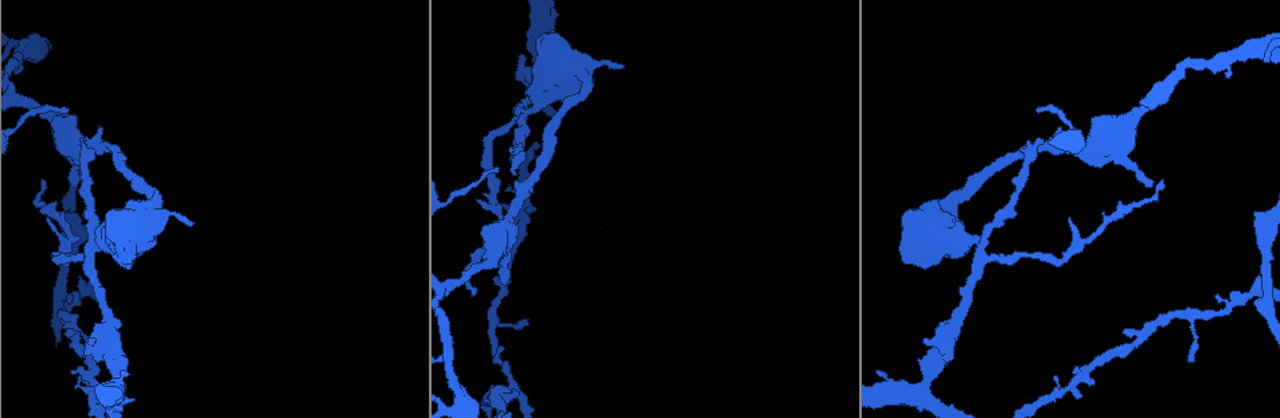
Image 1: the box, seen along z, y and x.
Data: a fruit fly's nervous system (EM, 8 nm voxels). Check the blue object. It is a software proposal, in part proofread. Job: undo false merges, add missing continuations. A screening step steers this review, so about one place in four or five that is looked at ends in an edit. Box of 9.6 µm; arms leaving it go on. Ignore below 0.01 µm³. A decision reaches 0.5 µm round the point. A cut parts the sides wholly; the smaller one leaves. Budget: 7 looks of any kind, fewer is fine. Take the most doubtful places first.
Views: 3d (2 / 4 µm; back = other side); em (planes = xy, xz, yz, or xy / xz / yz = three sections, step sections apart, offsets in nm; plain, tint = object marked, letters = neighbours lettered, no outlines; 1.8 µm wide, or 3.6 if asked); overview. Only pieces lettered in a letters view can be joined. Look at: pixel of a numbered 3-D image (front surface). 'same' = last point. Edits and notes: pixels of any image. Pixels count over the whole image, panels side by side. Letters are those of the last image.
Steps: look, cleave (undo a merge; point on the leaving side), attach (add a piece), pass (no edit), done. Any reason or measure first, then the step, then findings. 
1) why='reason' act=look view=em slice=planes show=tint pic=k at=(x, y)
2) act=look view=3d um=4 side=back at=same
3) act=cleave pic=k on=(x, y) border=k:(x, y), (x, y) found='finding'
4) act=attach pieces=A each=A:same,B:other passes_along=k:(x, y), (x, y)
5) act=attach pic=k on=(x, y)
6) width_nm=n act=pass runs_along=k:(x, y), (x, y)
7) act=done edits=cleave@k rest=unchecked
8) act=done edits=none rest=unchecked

why='four or more arms meet' act=look view=3d um=2 pic=1 at=(520, 111)

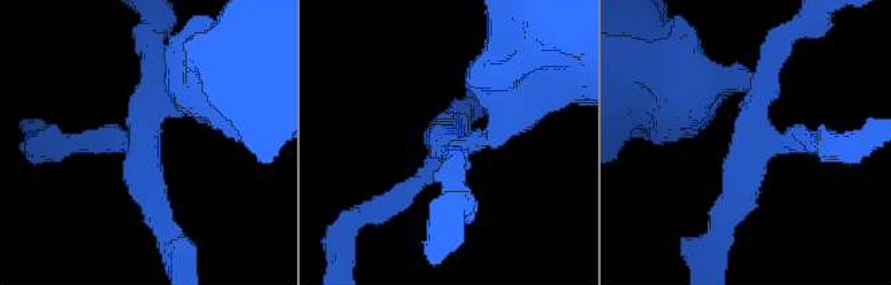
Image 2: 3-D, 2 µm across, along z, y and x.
why='shape alone is not enough' act=look view=em slice=xy step=4 show=tint pic=2 at=(442, 150)

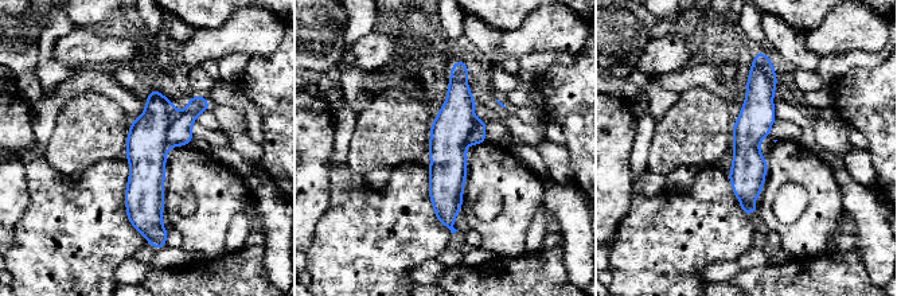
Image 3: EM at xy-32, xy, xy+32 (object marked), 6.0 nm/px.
act=look view=em slice=planes show=letters at=same

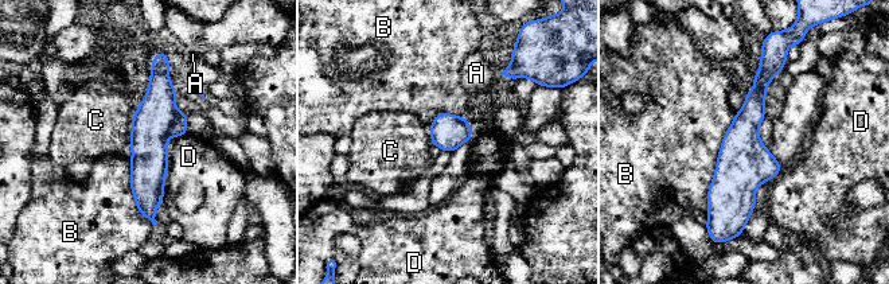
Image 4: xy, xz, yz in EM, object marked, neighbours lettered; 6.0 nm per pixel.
longest_contact=B:700nm act=cleave pic=4 on=(152, 121) each=A:other,B:other,C:other,D:other border=4:(178, 113), (167, 133) found='two neurons meet here'

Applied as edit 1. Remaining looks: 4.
act=look view=overview

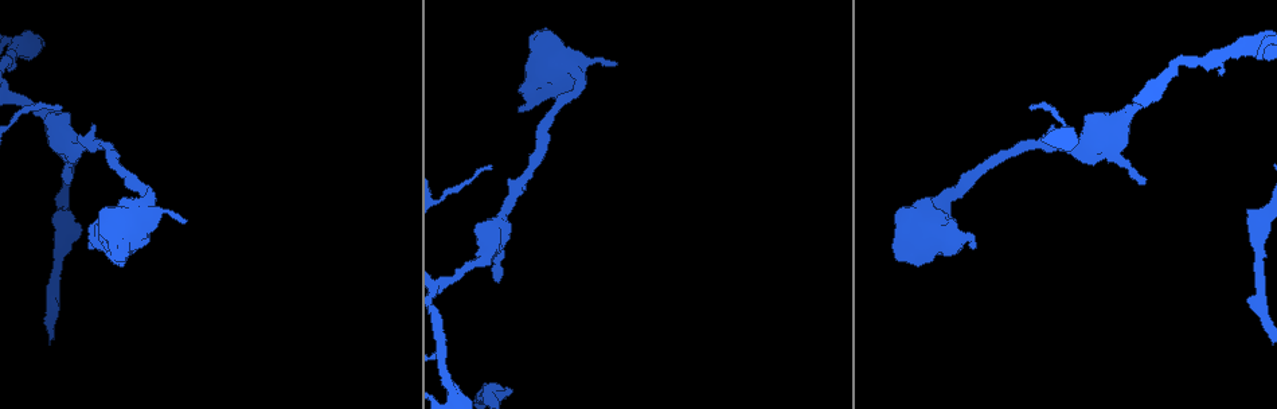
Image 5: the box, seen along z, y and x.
why='thick turns thin' act=look view=3d um=4 pic=5 at=(446, 193)

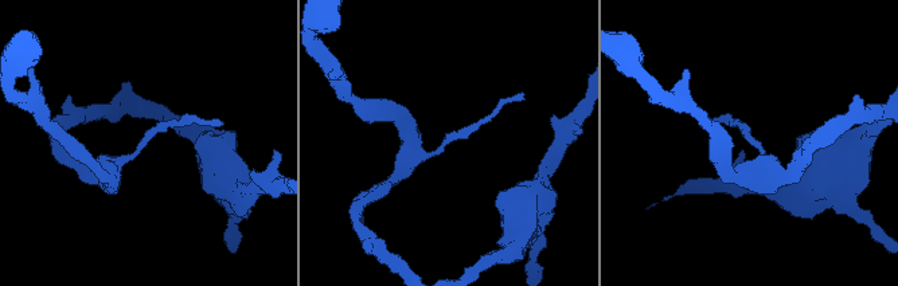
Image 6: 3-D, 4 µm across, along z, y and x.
act=look view=em slice=planes show=tint pic=6 at=(749, 136)

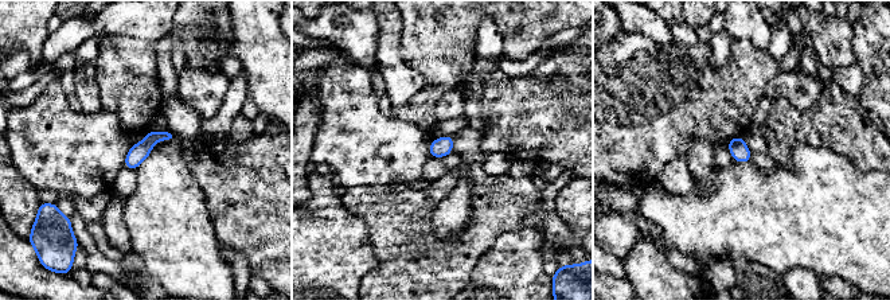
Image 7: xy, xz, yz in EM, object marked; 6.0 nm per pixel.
why='see the neighbours' act=look view=em slice=planes show=letters at=same

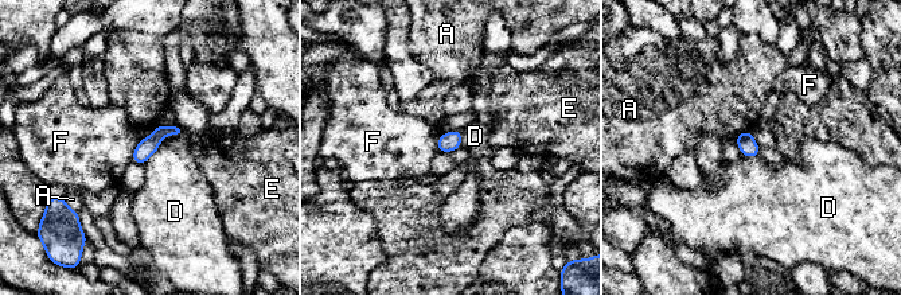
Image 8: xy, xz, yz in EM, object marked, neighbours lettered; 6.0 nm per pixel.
act=pass each=A:other,D:other,E:other,F:other border=8:(160, 144), (143, 164) found='all the same neuron'

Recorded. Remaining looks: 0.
act=done edits=cleave@4 rest=unchecked

